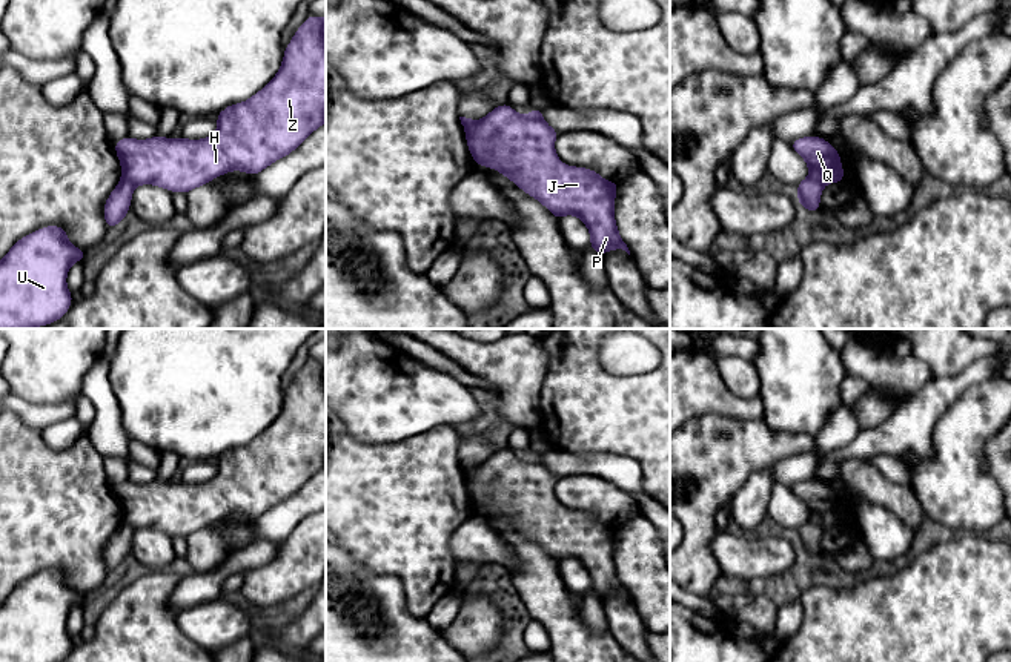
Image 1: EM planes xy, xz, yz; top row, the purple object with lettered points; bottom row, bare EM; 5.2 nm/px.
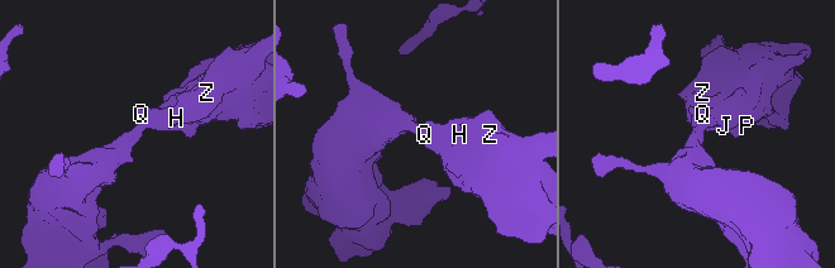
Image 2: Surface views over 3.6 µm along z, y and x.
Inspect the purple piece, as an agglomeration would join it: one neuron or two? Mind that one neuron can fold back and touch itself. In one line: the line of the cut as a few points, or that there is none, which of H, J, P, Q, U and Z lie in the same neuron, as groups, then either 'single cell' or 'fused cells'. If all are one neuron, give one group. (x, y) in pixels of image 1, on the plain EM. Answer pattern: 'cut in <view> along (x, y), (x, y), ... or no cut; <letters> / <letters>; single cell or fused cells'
cut in xz along (478, 466), (466, 479); H J P Q Z / U; fused cells

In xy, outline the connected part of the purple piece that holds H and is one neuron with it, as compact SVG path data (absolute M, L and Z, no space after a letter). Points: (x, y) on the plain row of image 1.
M309 359L284 392L277 419L249 444L229 449L215 462L217 475L209 482L135 484L124 481L114 487L121 507L121 521L135 530L154 528L171 536L187 538L232 515L257 519L277 504L293 496L326 467L326 361Z

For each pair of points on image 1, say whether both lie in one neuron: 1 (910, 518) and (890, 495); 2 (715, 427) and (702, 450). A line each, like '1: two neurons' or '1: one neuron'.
1: one neuron
2: one neuron

